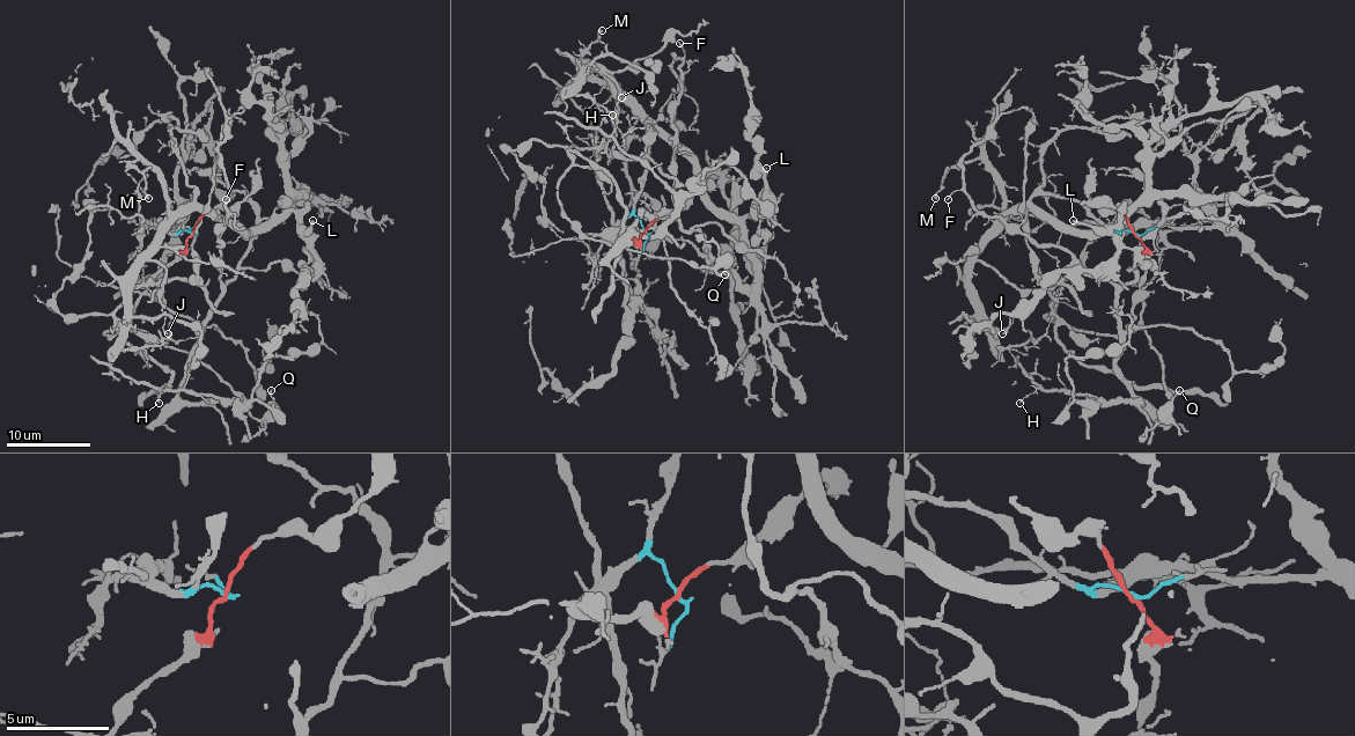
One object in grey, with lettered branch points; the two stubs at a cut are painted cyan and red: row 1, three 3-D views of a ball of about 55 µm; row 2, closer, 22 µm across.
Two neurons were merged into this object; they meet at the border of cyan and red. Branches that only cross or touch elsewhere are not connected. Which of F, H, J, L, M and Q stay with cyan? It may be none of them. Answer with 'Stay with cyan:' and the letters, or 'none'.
Stay with cyan: J, L, M

